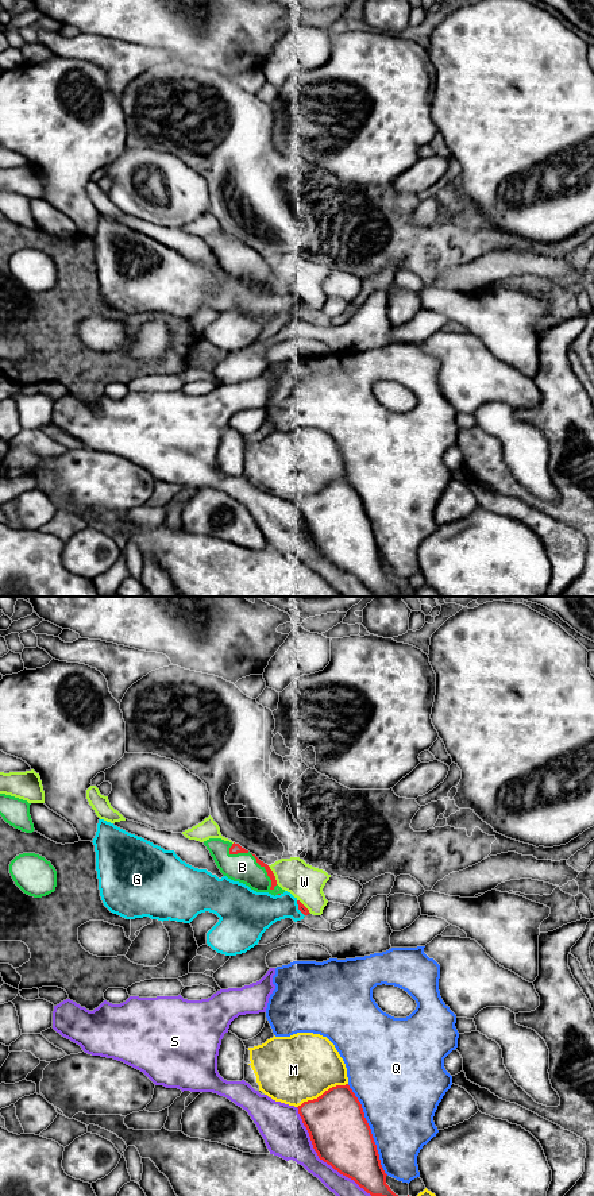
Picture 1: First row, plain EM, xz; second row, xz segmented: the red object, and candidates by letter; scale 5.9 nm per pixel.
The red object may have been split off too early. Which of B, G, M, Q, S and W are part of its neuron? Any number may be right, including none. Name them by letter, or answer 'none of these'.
B

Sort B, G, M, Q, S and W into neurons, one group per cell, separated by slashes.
B / G / M / Q / S / W

